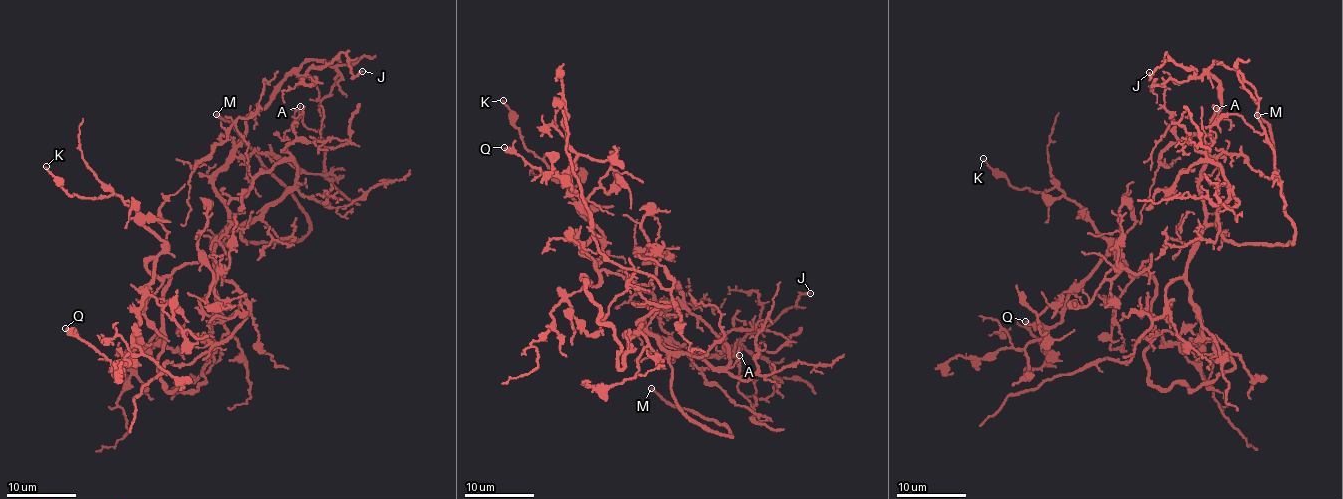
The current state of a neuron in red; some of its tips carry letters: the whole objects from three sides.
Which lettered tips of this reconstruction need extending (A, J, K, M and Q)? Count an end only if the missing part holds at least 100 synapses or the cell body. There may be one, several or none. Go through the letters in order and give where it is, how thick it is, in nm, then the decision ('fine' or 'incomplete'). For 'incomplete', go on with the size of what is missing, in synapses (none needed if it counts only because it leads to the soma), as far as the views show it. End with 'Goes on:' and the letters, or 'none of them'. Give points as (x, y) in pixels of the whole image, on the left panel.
A: place (300, 106); calibre 80 nm; fine
J: place (362, 71); calibre 170 nm; fine
K: place (46, 166); calibre 120 nm; fine
M: place (216, 114); calibre 240 nm; incomplete
Q: place (65, 328); calibre 480 nm; fine
Goes on: M

